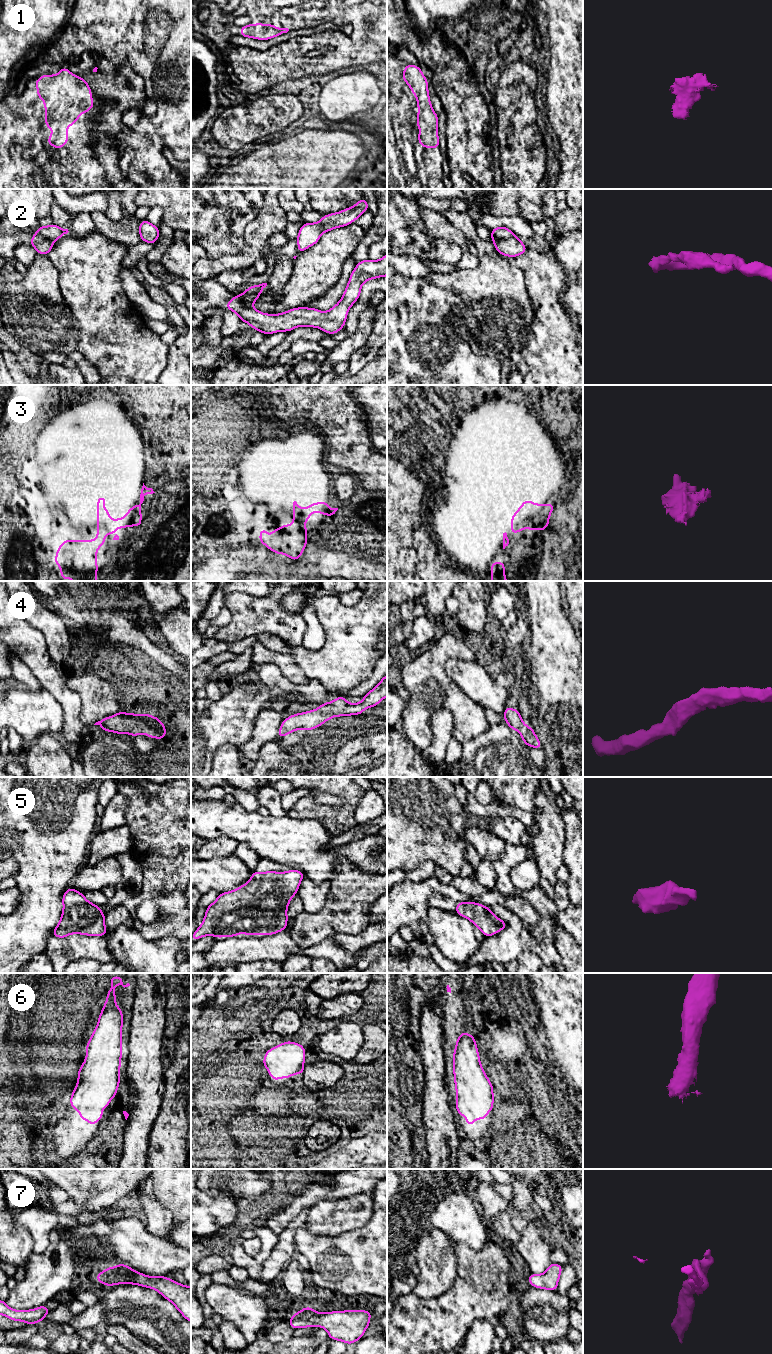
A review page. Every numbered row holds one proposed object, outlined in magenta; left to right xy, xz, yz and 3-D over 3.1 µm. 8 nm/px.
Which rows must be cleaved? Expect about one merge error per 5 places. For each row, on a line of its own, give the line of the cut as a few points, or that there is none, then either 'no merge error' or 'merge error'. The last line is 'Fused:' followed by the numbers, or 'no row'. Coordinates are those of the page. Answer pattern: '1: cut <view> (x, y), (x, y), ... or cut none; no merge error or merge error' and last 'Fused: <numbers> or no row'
1: cut none; no merge error
2: cut yz (513, 234), (493, 241); merge error
3: cut none; no merge error
4: cut none; no merge error
5: cut none; no merge error
6: cut none; no merge error
7: cut none; no merge error
Fused: 2

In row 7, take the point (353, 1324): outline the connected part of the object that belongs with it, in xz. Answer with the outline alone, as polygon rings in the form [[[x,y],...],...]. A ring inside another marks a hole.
[[[304,1307],[288,1320],[293,1329],[319,1326],[328,1332],[328,1340],[343,1341],[349,1345],[361,1339],[369,1327],[372,1311],[346,1310],[318,1313]]]

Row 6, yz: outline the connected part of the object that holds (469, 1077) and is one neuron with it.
[[[465,1030],[457,1038],[453,1054],[453,1072],[457,1099],[455,1102],[458,1115],[466,1116],[466,1125],[471,1127],[476,1119],[486,1120],[487,1113],[493,1110],[493,1085],[485,1074],[475,1043],[475,1037]]]

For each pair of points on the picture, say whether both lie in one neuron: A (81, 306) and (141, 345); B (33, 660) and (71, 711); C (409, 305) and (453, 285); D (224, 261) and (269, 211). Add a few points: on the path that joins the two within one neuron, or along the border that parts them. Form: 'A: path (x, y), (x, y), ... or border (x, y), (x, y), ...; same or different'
A: path (96, 312), (126, 342); same
B: path (46, 673), (67, 698); same
C: border (423, 278), (456, 293), (460, 297), (461, 302); different
D: path (240, 259), (253, 246), (255, 235), (263, 227); same

